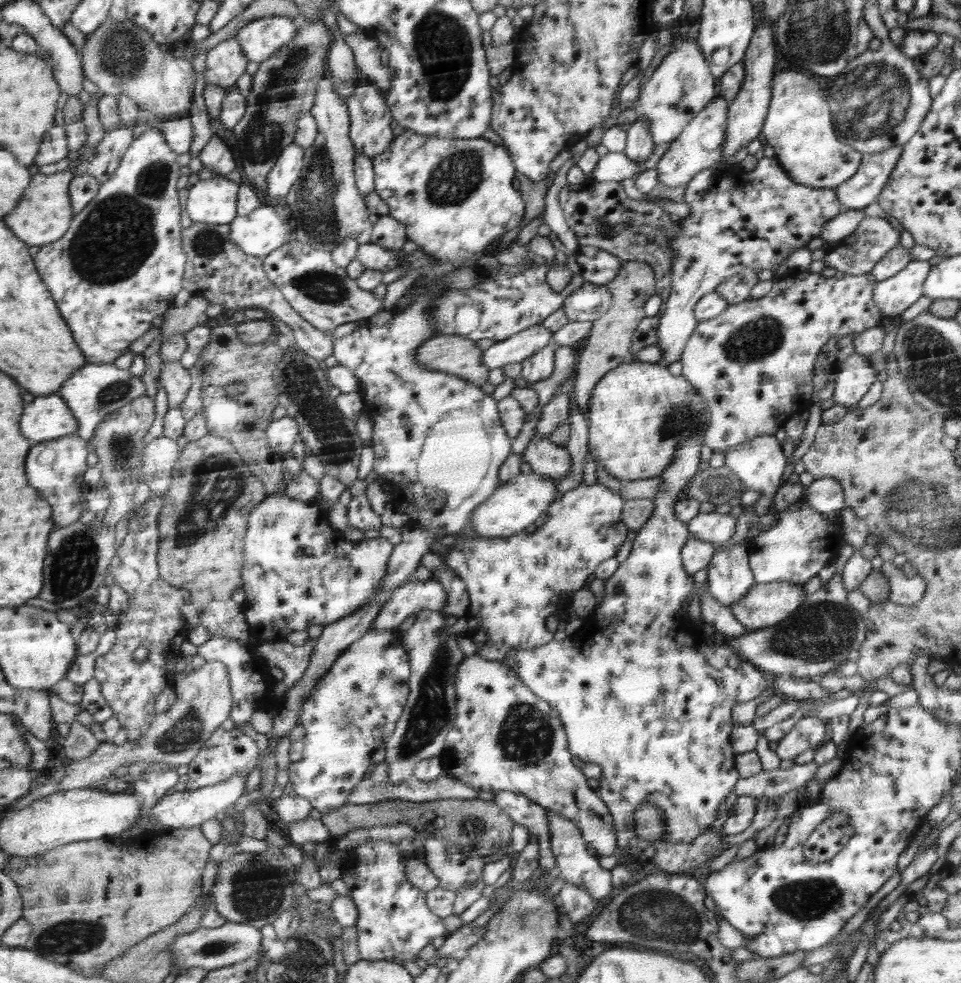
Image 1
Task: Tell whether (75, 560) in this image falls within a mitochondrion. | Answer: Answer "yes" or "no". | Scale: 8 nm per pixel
yes

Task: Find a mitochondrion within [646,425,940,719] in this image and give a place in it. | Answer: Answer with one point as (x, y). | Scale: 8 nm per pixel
(826, 629)

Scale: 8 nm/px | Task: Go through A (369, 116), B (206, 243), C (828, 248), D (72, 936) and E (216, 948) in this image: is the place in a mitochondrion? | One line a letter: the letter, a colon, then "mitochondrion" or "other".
A: mitochondrion
B: mitochondrion
C: other
D: mitochondrion
E: mitochondrion

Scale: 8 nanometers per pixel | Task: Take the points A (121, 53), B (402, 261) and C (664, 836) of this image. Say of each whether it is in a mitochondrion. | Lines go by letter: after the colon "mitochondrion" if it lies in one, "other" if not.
A: mitochondrion
B: other
C: other

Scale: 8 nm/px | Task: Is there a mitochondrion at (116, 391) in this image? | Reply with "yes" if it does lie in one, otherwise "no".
yes

